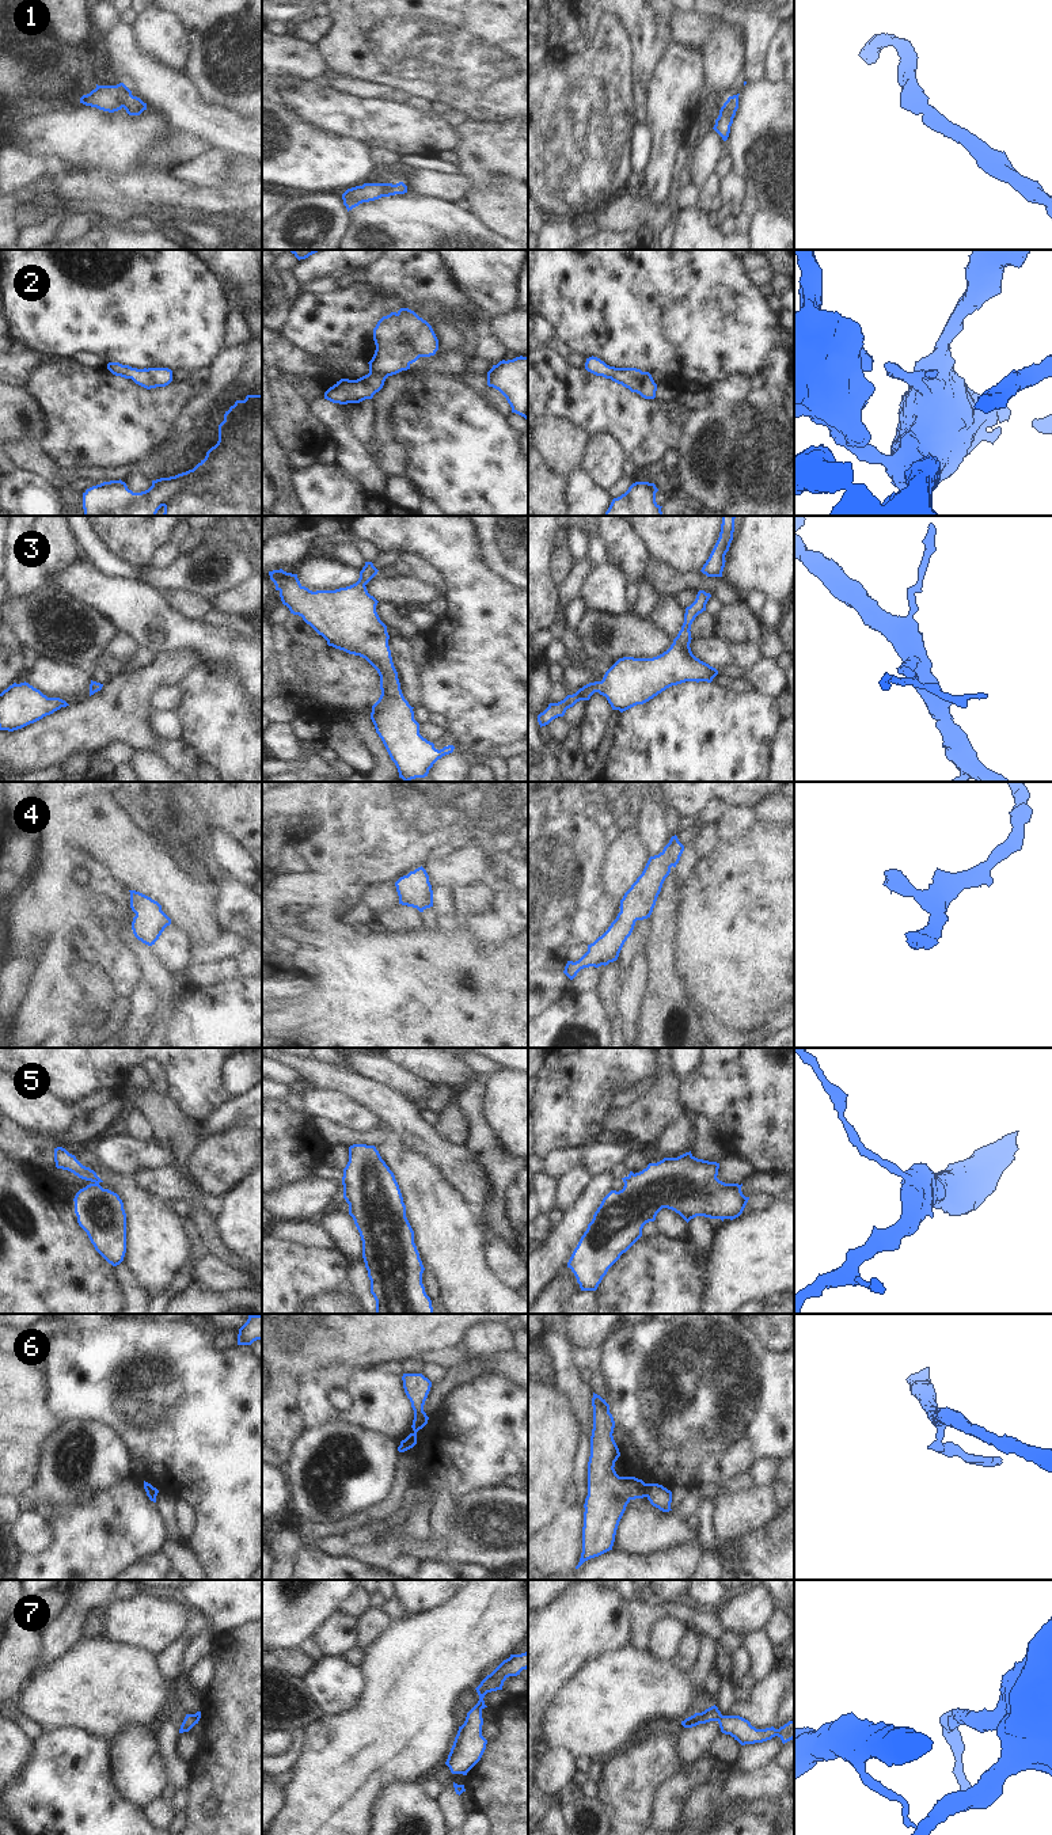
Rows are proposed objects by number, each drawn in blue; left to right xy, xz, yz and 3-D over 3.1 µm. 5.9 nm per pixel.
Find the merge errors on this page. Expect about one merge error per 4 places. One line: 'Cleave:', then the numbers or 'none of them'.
Cleave: 5, 6

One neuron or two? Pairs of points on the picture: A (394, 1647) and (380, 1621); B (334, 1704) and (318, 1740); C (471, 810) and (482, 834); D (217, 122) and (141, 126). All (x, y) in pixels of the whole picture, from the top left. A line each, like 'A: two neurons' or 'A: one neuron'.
A: two neurons
B: two neurons
C: one neuron
D: two neurons

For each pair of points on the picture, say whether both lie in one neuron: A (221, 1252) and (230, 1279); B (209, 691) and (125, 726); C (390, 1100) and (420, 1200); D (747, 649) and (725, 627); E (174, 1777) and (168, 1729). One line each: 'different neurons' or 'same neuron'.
A: different neurons
B: different neurons
C: different neurons
D: different neurons
E: same neuron

